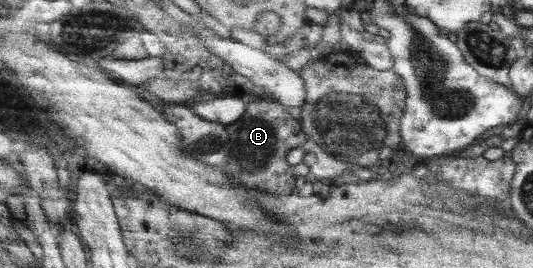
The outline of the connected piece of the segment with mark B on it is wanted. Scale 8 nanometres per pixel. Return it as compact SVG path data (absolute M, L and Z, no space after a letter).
M265 98L247 104L245 113L235 123L226 126L229 131L229 142L234 151L223 167L225 174L234 177L245 188L272 194L275 196L291 196L295 191L295 178L291 165L287 163L287 153L308 141L300 119L275 102Z

